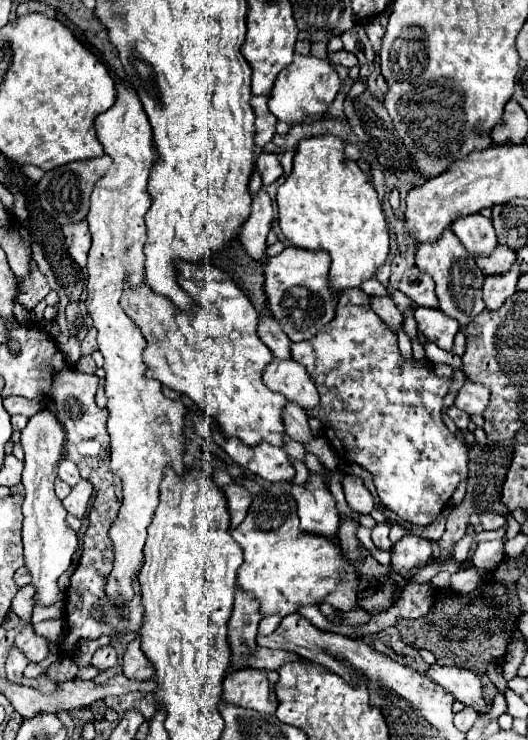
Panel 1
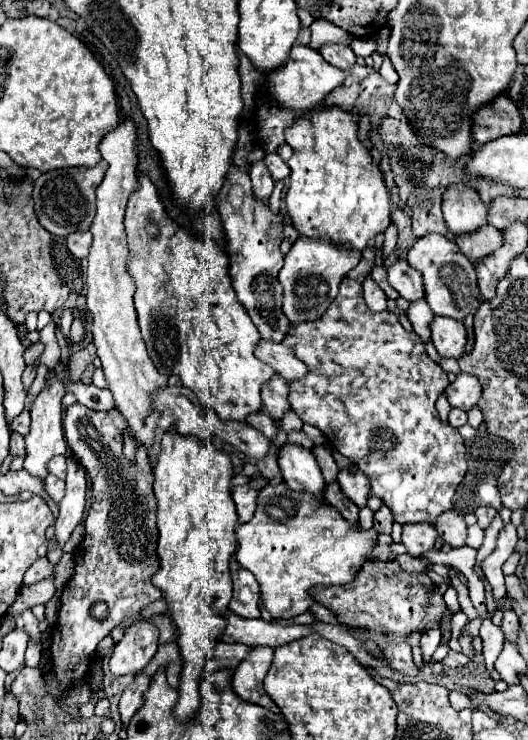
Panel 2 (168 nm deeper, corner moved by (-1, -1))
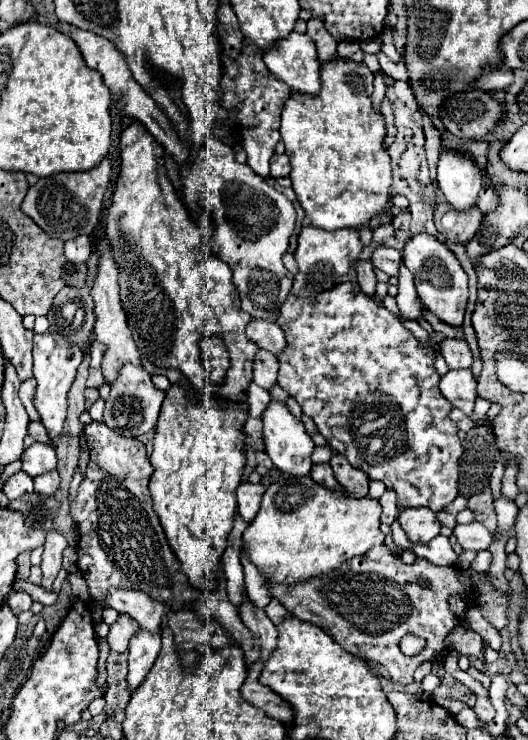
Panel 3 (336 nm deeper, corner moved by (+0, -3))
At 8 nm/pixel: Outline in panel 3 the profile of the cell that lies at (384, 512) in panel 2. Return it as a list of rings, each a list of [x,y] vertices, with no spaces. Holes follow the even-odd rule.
[[[386,490],[384,496],[380,498],[380,504],[382,504],[382,522],[384,524],[392,524],[398,516],[398,510],[396,510],[396,494],[392,490]]]

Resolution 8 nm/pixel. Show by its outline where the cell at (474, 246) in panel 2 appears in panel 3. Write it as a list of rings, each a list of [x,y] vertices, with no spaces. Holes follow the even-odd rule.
[[[446,202],[436,206],[434,222],[438,228],[438,236],[444,242],[456,242],[456,244],[468,244],[472,236],[476,236],[484,214],[478,208],[470,208],[468,212],[458,212],[450,208]]]

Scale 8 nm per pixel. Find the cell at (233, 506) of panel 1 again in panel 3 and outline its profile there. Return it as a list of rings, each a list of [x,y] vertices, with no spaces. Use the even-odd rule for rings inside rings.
[[[242,482],[236,490],[236,496],[238,496],[238,514],[250,522],[258,508],[260,508],[260,500],[262,500],[262,494],[264,494],[264,486],[262,484],[250,484],[250,482]]]

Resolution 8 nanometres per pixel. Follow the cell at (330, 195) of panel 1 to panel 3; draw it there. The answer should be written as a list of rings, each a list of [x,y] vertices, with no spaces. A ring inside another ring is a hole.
[[[338,58],[332,64],[322,66],[322,90],[316,96],[292,94],[284,104],[280,134],[286,144],[286,154],[290,158],[290,180],[292,188],[298,196],[300,206],[304,208],[310,226],[322,230],[336,228],[354,228],[362,230],[370,224],[372,218],[380,218],[390,200],[392,186],[392,170],[390,156],[382,148],[384,142],[384,118],[372,110],[372,84],[374,74],[358,62]]]

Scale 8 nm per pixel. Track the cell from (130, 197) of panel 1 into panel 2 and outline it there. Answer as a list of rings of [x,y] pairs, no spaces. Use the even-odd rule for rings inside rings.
[[[123,120],[115,130],[111,130],[99,144],[99,152],[103,160],[107,160],[109,170],[103,182],[97,188],[97,214],[91,224],[93,244],[89,252],[87,266],[87,310],[93,316],[93,344],[97,348],[97,356],[101,358],[105,378],[109,382],[109,390],[115,398],[117,410],[129,422],[129,430],[125,434],[125,456],[133,460],[135,440],[143,446],[153,444],[153,434],[157,428],[157,412],[149,402],[149,392],[167,386],[167,376],[161,374],[147,350],[145,342],[141,342],[141,332],[137,326],[137,314],[133,306],[135,282],[127,272],[127,234],[123,226],[125,206],[131,192],[137,188],[137,148],[135,148],[135,124],[131,120]]]

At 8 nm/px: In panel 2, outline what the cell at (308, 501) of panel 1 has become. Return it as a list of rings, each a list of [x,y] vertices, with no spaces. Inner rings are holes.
[[[285,442],[277,452],[277,462],[287,486],[293,490],[305,490],[317,498],[323,496],[325,480],[311,450],[295,442]]]

